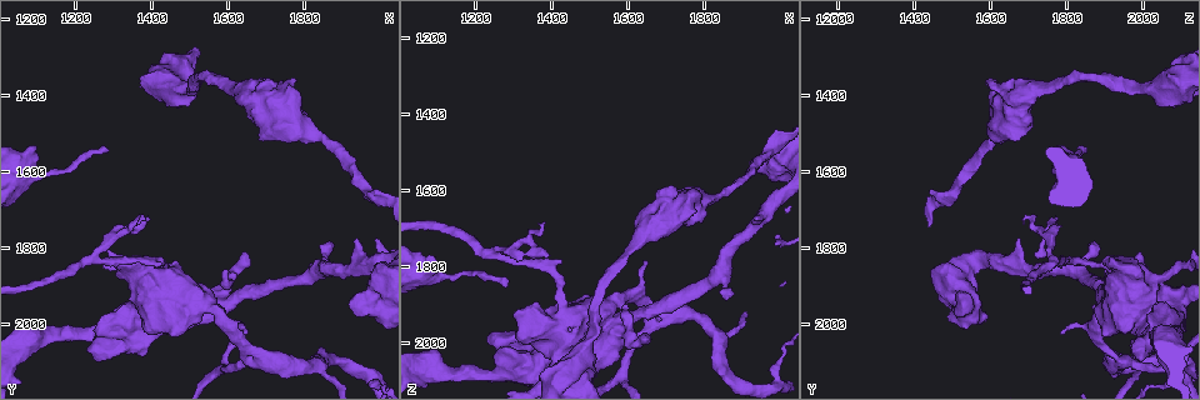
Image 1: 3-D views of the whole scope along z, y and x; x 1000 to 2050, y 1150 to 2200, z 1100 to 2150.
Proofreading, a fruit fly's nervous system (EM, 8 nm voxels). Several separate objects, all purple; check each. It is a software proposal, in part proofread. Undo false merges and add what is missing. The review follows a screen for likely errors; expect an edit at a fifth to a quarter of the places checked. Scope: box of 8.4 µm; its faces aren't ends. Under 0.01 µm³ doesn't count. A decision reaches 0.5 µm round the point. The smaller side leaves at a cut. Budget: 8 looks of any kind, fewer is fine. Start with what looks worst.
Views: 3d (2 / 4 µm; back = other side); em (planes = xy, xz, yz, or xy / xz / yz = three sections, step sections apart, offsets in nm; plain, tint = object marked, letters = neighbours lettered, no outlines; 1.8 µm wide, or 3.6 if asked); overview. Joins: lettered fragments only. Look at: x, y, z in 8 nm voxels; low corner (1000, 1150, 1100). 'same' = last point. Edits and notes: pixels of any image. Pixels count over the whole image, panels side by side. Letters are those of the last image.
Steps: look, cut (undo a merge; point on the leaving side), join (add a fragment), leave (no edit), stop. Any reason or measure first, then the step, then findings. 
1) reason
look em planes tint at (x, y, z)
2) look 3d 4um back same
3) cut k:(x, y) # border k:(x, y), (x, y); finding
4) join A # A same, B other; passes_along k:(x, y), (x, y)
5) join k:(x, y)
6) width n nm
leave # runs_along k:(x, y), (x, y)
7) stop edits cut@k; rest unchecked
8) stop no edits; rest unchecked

sudden change in width
look 3d 4um at (1435, 1860, 1925)

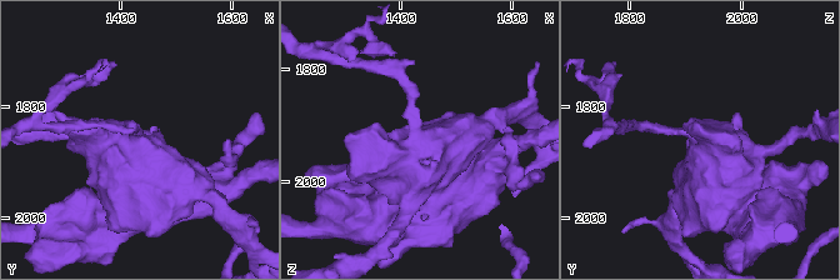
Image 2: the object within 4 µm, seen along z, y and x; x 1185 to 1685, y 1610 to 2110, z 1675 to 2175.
now the EM
look em 3.6um xz step 16 tint at (1430, 1865, 1920)

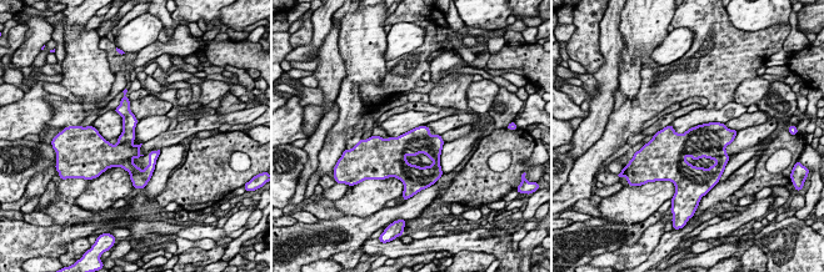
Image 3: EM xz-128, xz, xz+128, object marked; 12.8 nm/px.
look em 3.6um planes letters same

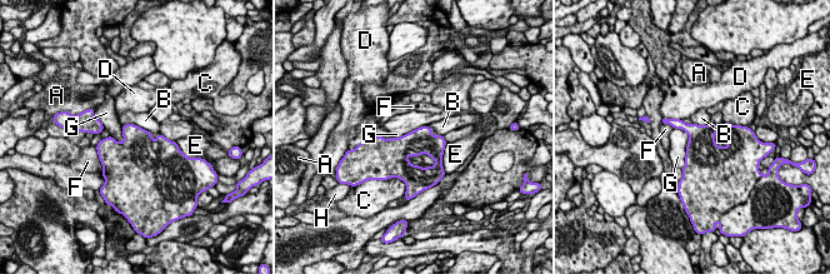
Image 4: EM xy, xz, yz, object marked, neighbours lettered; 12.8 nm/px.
longest_contact G 550 nm
leave # A other, B other, C other, D other, E other, F other, G other, H other; continuous, no second neuron

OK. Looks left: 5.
three-way junction
look 3d 2um at (1690, 2075, 1915)

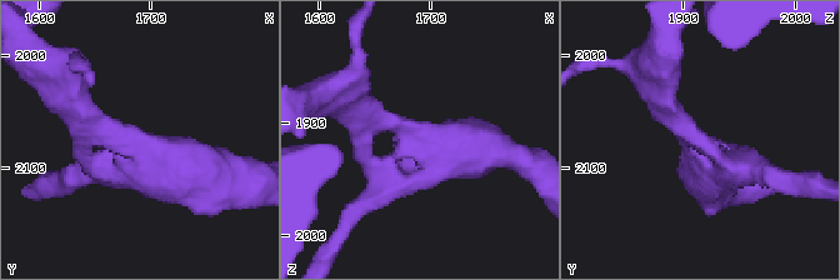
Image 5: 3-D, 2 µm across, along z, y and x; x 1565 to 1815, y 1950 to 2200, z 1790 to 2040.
arms 3; arm_widths 170, 220, 240 nm; now the EM
look em xy step 4 tint at (1686, 2082, 1920)

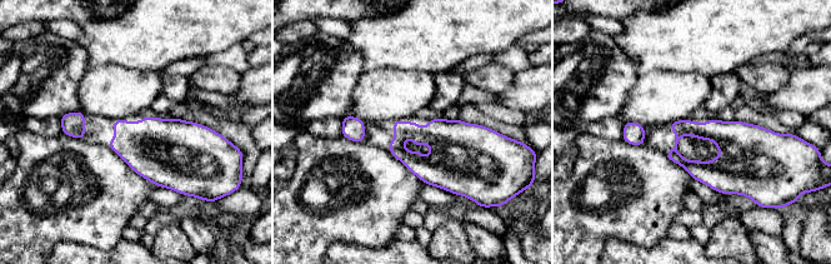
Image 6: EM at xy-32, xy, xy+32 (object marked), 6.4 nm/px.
look em planes letters same

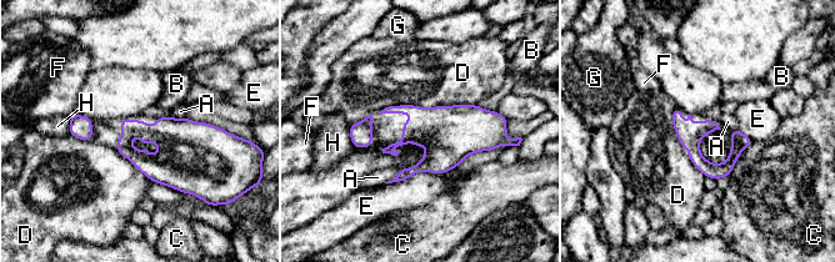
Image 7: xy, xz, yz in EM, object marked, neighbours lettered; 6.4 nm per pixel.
leave # A other, B other, C other, D other, E other, F other, G other, H other; runs_along 7:(676, 111), (695, 156), (725, 174); one neuron here

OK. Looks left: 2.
a narrow waist
look em planes tint at (1595, 1370, 1765)

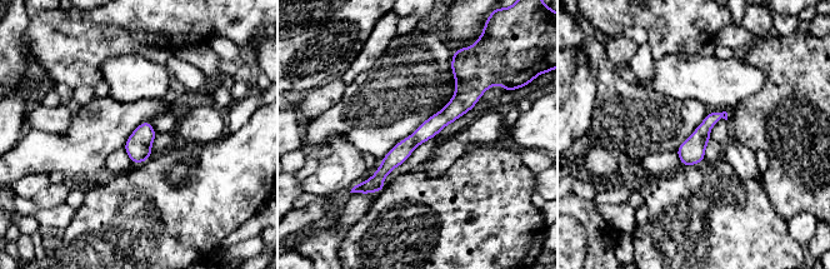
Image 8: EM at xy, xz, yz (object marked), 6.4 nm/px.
look em planes letters same

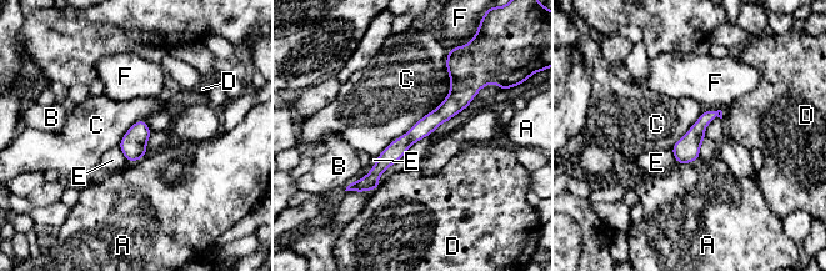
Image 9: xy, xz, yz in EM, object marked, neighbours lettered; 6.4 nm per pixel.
longest_contact C 800 nm
leave # A other, B other, C other, D other, E other, F other; runs_along 9:(451, 69), (456, 97), (363, 187); one neuron here

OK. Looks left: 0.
stop no edits; rest unchecked

